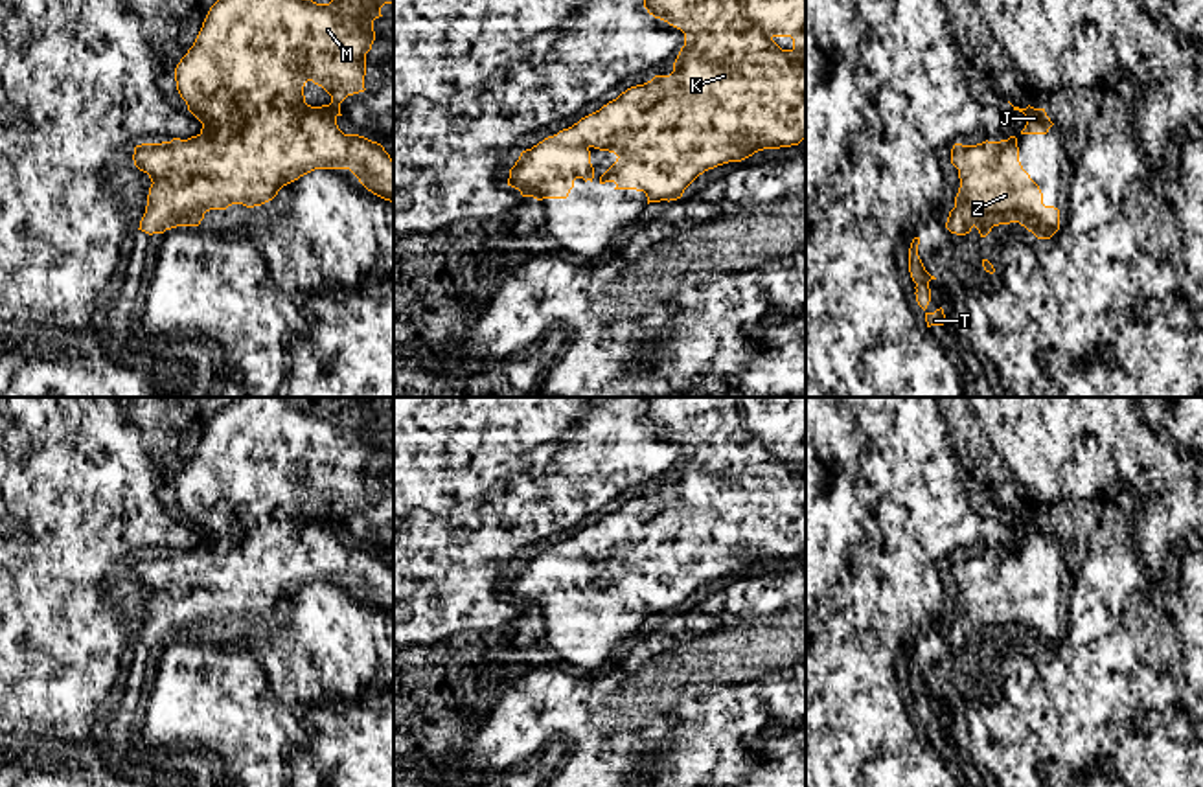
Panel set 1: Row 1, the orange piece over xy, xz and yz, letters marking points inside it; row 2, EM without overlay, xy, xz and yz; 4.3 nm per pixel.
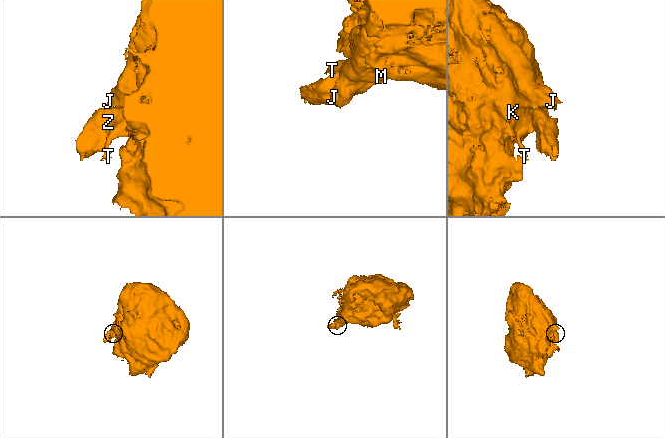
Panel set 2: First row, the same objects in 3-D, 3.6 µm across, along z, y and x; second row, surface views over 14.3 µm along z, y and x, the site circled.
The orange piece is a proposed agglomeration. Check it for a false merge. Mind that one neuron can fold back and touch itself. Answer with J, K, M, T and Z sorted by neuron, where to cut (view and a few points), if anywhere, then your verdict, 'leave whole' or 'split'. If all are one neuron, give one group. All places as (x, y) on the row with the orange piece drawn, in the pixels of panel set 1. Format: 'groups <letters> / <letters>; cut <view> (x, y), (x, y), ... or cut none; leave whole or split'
groups J K M T Z; cut none; leave whole

